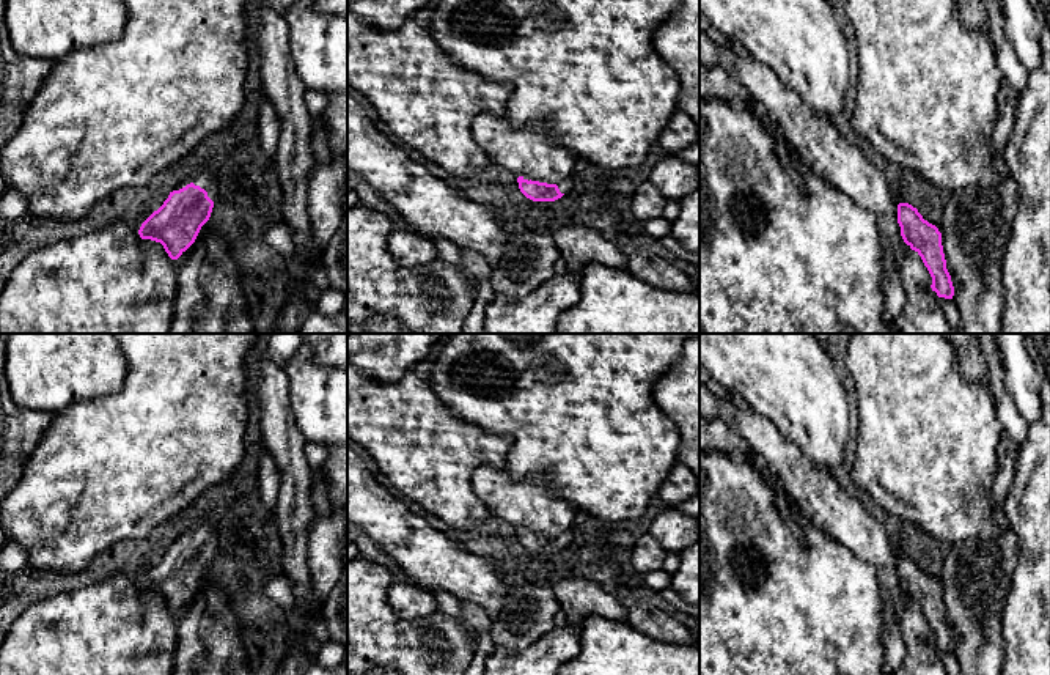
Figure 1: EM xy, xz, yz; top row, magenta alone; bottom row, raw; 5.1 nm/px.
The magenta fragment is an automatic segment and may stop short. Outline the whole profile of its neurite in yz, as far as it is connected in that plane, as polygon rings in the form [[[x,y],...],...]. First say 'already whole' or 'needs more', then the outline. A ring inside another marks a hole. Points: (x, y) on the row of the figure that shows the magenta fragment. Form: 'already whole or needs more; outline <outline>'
already whole; outline [[[909,203],[898,205],[898,223],[904,242],[921,256],[927,267],[932,277],[932,291],[938,297],[953,299],[954,286],[946,269],[938,228],[924,220],[918,209]]]

